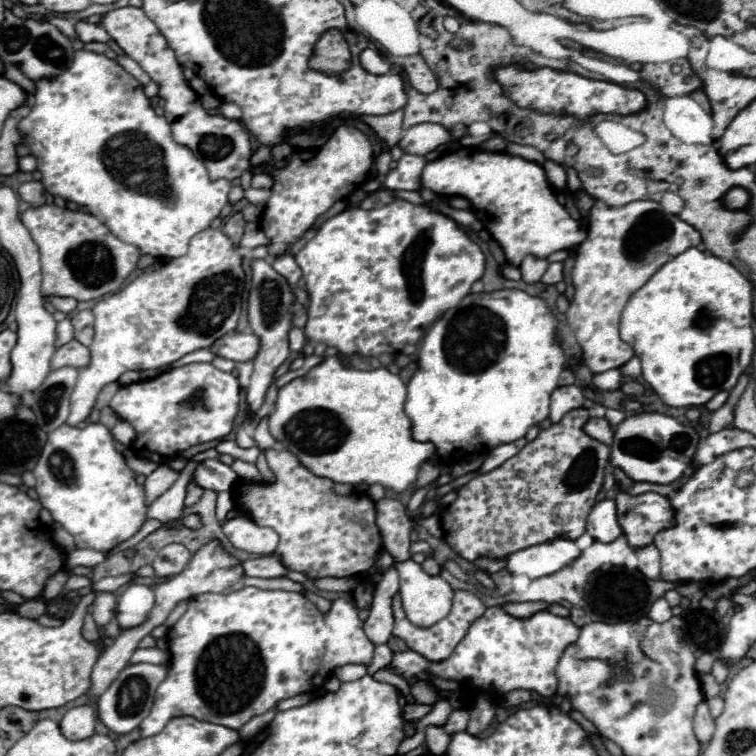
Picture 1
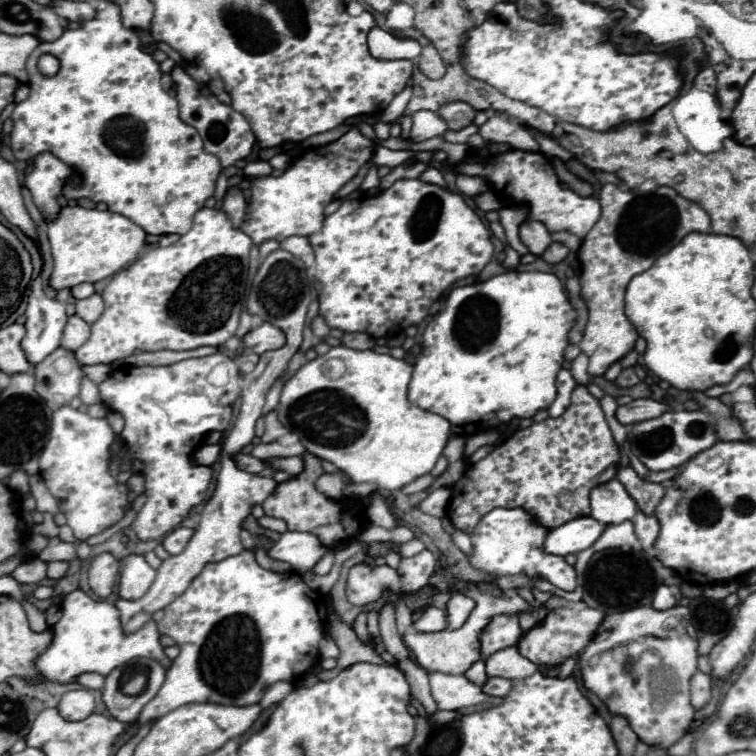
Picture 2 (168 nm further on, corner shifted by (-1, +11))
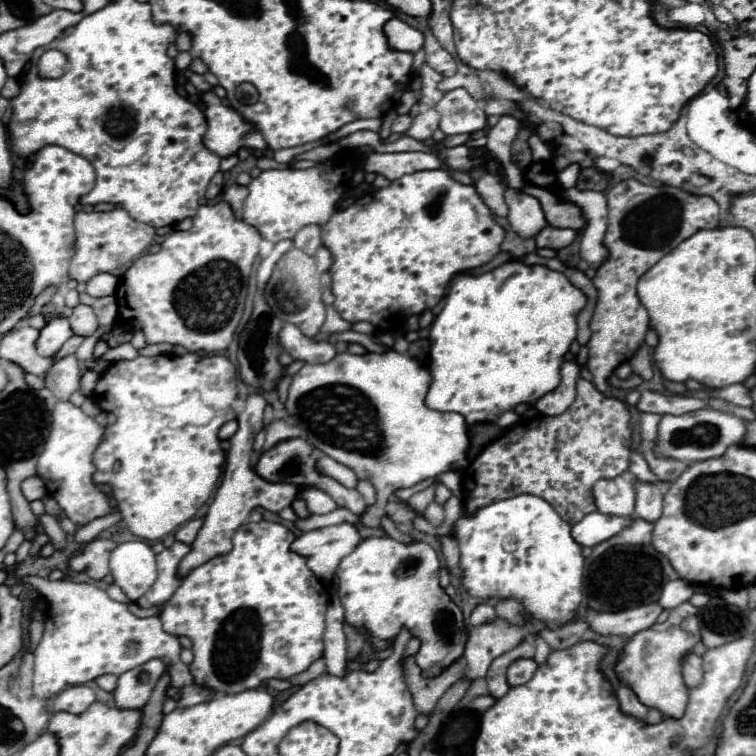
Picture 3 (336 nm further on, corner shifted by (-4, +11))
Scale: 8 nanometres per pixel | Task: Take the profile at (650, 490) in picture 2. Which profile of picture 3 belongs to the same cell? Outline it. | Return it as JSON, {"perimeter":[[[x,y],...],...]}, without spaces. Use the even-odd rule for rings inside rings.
{"perimeter":[[[633,451],[631,453],[631,463],[629,463],[629,471],[633,473],[633,477],[641,483],[657,483],[657,477],[653,477],[653,473],[649,471],[645,459],[641,457],[641,453]]]}

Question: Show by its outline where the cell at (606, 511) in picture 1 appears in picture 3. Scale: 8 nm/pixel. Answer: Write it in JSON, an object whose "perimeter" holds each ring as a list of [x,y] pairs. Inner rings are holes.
{"perimeter":[[[625,477],[601,479],[593,485],[593,497],[599,513],[633,517],[635,507],[635,485]]]}

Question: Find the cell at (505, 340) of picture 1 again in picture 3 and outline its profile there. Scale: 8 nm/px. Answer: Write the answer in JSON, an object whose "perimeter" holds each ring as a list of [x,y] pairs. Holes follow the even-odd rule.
{"perimeter":[[[509,261],[477,277],[457,275],[445,297],[445,307],[431,325],[431,387],[425,405],[435,411],[461,413],[469,425],[495,421],[521,403],[535,405],[561,383],[559,367],[577,337],[577,313],[585,307],[585,301],[585,295],[563,273],[541,265],[527,267],[521,261]]]}

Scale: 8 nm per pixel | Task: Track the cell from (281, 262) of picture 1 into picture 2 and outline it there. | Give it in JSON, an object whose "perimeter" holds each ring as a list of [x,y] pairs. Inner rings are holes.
{"perimeter":[[[288,237],[280,243],[280,247],[290,251],[294,257],[302,259],[308,267],[314,265],[314,251],[312,251],[312,245],[306,237]]]}

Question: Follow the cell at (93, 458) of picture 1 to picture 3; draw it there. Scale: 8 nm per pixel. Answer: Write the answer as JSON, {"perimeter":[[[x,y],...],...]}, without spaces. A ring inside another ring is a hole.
{"perimeter":[[[61,401],[55,405],[51,433],[39,457],[37,475],[43,479],[51,497],[59,503],[59,507],[77,527],[83,527],[93,519],[111,513],[109,497],[93,483],[93,475],[95,475],[93,453],[103,441],[103,435],[105,435],[105,427],[101,427],[93,417],[85,415],[73,403]]]}

